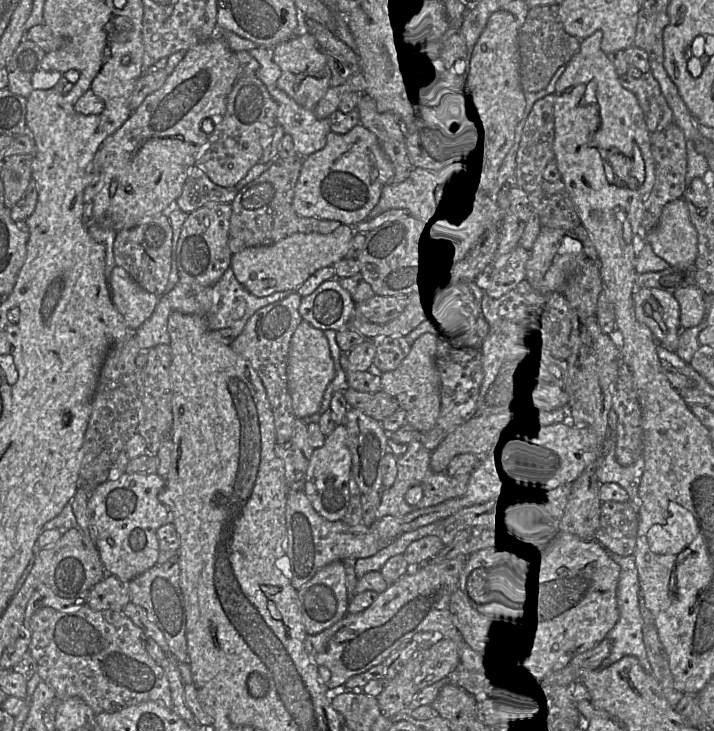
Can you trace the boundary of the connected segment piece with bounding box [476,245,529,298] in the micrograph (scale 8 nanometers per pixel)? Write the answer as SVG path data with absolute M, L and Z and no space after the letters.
M518 245L510 253L495 260L476 283L489 297L499 298L525 279L528 259L529 251Z

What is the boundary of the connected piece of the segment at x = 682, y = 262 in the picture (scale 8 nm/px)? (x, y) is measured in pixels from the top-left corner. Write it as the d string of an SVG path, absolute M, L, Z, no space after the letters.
M685 201L667 203L646 242L654 254L671 267L688 267L697 257L697 231L691 223Z

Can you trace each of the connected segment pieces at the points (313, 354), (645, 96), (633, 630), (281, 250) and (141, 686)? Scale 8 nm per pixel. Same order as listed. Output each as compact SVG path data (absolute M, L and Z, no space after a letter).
M302 320L291 337L286 367L287 386L296 418L303 419L318 412L324 392L335 374L333 358L324 332Z
M651 72L642 74L638 79L619 76L619 83L635 95L650 134L660 132L673 123L672 111Z
M615 553L608 554L611 559L620 566L620 575L616 591L618 619L606 635L606 638L609 639L611 643L611 648L602 665L610 665L615 663L624 656L633 656L639 661L640 665L645 671L651 672L650 662L647 658L641 637L641 620L638 609L640 589L634 558L633 556L619 556Z
M340 225L326 235L293 234L270 245L248 247L232 254L230 268L243 288L255 297L295 291L317 270L345 259L352 237L353 228L347 225Z
M89 605L69 606L62 610L51 607L37 609L30 619L29 651L37 664L42 681L55 692L57 700L79 698L94 713L113 713L141 702L154 701L173 709L168 679L160 664L147 653L144 633L121 611L93 610Z

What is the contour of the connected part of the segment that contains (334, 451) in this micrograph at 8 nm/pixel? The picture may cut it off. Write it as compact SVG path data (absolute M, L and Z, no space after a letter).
M344 424L337 425L325 438L322 447L313 450L303 491L314 509L329 521L342 520L349 505L349 481L352 473L352 455L347 445L348 433Z

